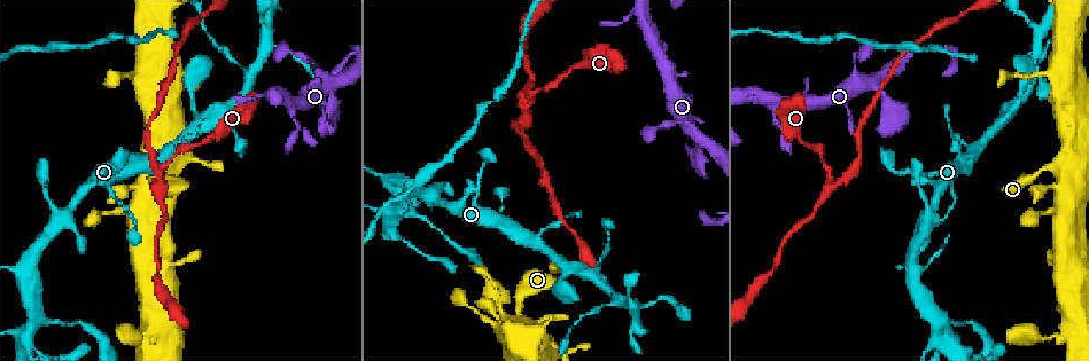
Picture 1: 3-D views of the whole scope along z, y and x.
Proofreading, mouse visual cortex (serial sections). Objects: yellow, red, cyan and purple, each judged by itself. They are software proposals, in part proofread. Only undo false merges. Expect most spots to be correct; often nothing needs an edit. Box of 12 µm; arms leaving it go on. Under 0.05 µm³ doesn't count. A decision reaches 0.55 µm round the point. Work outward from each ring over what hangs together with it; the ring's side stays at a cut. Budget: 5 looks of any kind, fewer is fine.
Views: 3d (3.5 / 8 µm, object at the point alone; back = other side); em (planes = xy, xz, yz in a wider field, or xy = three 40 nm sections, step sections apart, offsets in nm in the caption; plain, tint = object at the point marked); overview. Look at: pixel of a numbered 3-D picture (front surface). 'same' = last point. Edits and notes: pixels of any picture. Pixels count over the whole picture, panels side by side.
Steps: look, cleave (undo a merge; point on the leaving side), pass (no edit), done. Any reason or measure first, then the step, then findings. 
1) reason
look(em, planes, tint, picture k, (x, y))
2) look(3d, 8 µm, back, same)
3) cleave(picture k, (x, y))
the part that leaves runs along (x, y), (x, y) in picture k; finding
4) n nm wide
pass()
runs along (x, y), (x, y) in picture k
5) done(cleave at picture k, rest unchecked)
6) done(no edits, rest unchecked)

three-way junction
look(3d, 3.5 µm, picture 1, (618, 301))

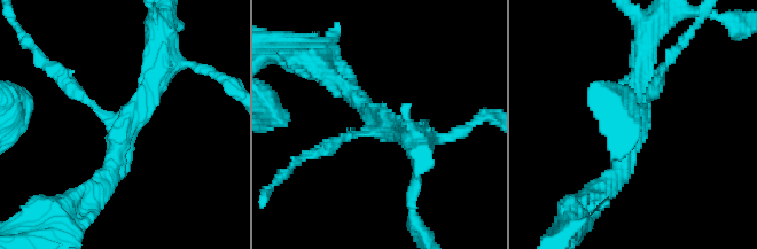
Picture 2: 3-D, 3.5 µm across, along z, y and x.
look(em, xy, step 3, plain, picture 2, (377, 125))

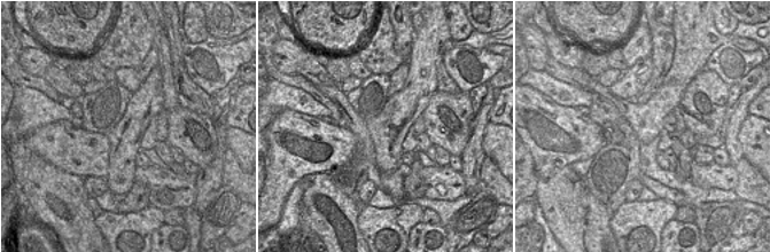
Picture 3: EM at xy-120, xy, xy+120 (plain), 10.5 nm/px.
with the object marked
look(em, xy, step 3, tint, same)

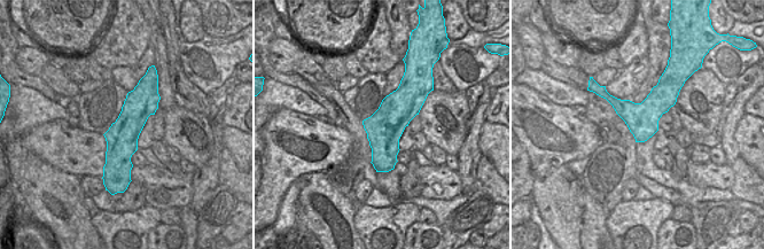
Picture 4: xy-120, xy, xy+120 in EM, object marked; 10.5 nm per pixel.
pass()
runs along (93, 196), (160, 70) in picture 2; continuous, no second cell

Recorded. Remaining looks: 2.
arms part here
look(3d, 3.5 µm, picture 1, (834, 185))

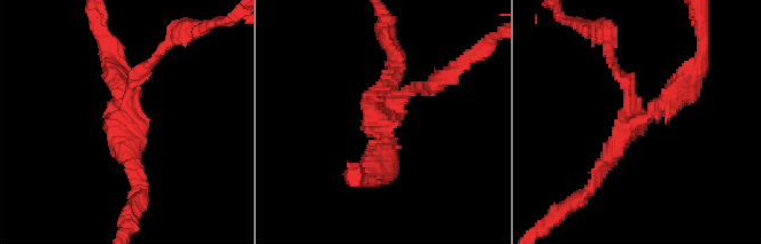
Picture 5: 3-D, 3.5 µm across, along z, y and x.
3 arms; arms of 150, 200, 300 nm; now the EM
look(em, xy, step 5, tint, picture 5, (382, 112))

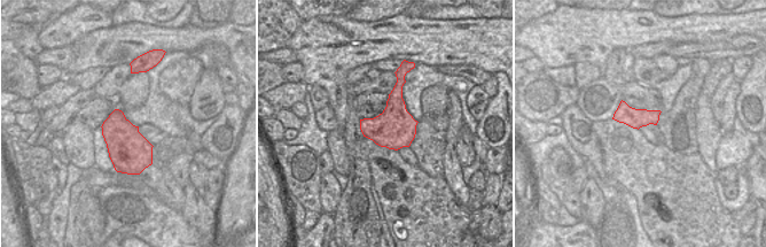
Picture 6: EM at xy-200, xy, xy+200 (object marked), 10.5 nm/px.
pass()
runs along (410, 88), (379, 118), (379, 167) in picture 5; continuous, no second cell

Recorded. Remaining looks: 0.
done(no edits, rest unchecked)

